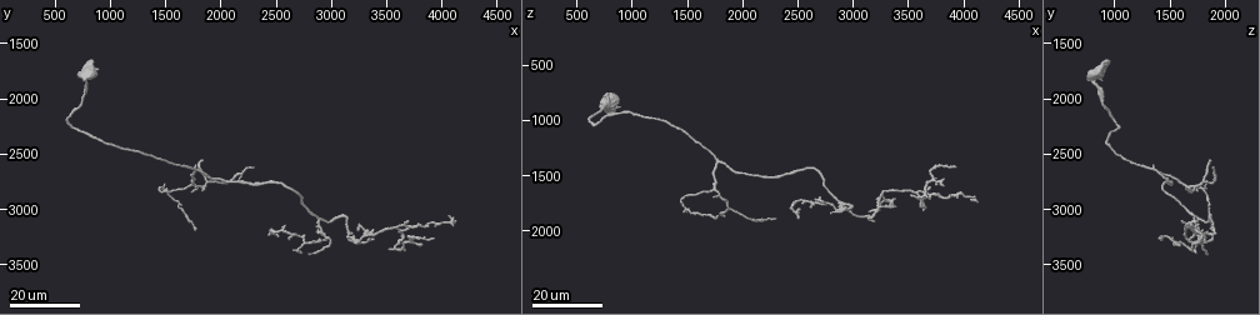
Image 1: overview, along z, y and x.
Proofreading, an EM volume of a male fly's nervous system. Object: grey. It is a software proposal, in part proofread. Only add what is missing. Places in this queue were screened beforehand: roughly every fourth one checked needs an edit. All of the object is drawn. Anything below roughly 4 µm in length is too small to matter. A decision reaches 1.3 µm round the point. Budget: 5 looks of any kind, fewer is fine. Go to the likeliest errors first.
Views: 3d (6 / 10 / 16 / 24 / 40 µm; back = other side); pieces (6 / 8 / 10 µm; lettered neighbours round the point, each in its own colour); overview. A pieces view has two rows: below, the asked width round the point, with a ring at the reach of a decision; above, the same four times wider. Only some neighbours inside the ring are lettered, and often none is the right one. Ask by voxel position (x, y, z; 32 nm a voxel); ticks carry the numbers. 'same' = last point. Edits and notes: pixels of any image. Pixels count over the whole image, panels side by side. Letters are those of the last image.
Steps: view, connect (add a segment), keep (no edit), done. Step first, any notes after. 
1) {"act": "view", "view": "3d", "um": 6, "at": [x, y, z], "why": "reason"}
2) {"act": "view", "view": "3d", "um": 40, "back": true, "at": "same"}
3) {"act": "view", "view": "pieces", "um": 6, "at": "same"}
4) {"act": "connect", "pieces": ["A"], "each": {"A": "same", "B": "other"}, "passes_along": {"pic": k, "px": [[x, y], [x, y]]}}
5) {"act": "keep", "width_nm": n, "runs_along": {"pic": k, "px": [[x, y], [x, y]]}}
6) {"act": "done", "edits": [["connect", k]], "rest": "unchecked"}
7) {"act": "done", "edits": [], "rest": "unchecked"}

{"act": "view", "view": "3d", "um": 16, "at": [2300, 2640, 1900], "why": "tapers out"}

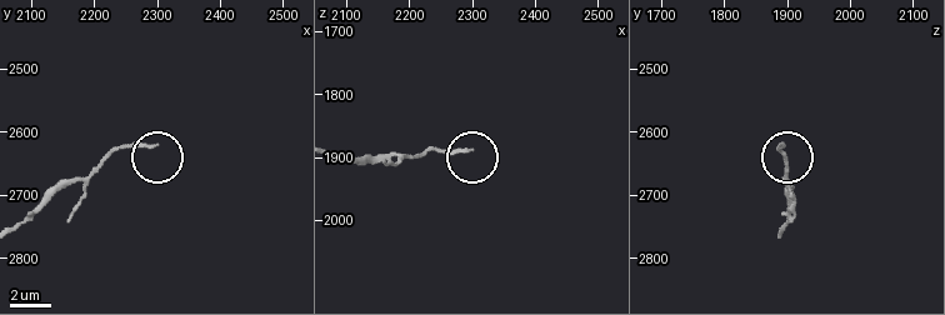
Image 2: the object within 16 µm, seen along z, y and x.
{"act": "view", "view": "3d", "um": 6, "at": [2290, 2620, 1890]}

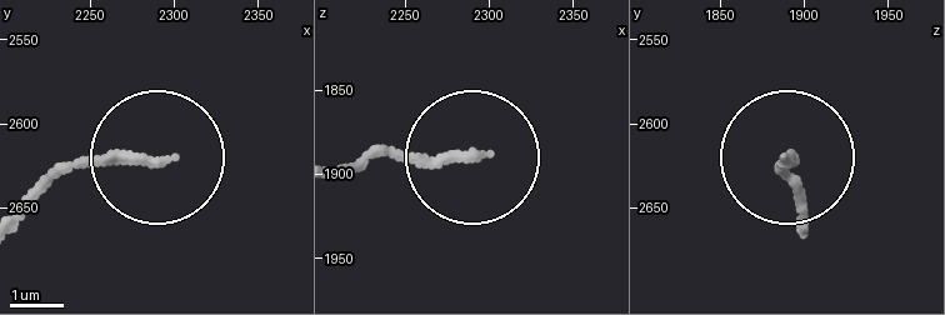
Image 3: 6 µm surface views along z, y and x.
{"act": "view", "view": "pieces", "um": 8, "at": [2292, 2624, 1890]}

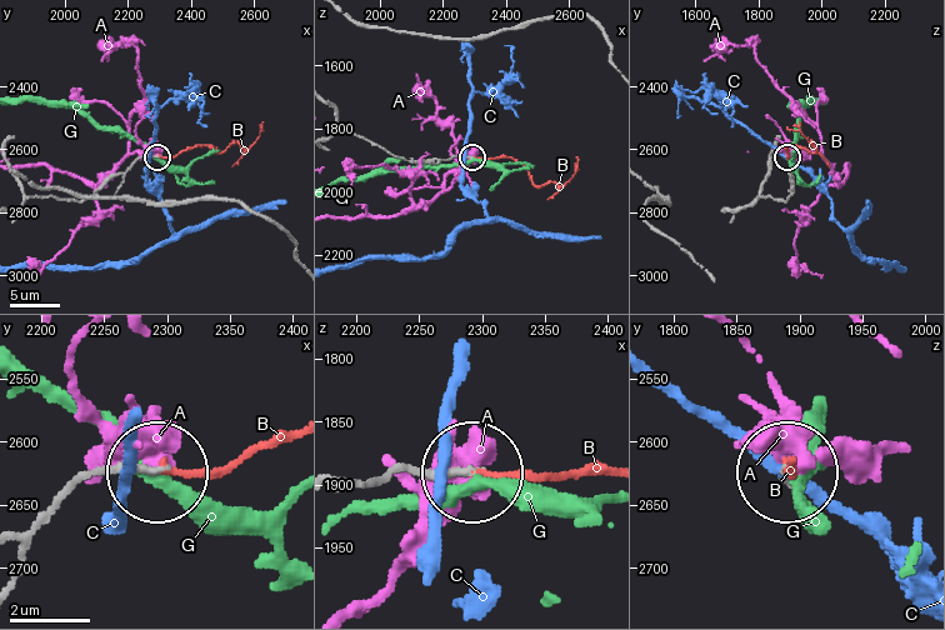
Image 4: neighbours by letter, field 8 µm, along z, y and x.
{"act": "connect", "pieces": ["B"], "each": {"A": "other", "B": "same", "C": "other", "G": "other"}, "found": "it goes on there"}

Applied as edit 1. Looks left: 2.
{"act": "view", "view": "3d", "um": 16, "at": [1820, 2540, 1880], "why": "an open end"}

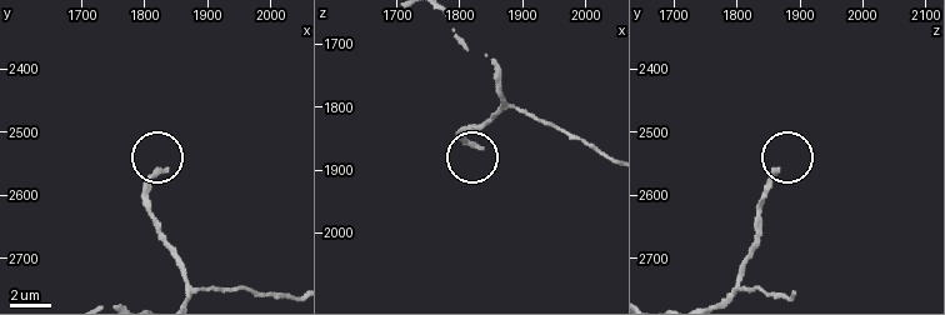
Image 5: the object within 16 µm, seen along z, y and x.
{"act": "view", "view": "pieces", "um": 10, "at": [1825, 2560, 1860]}

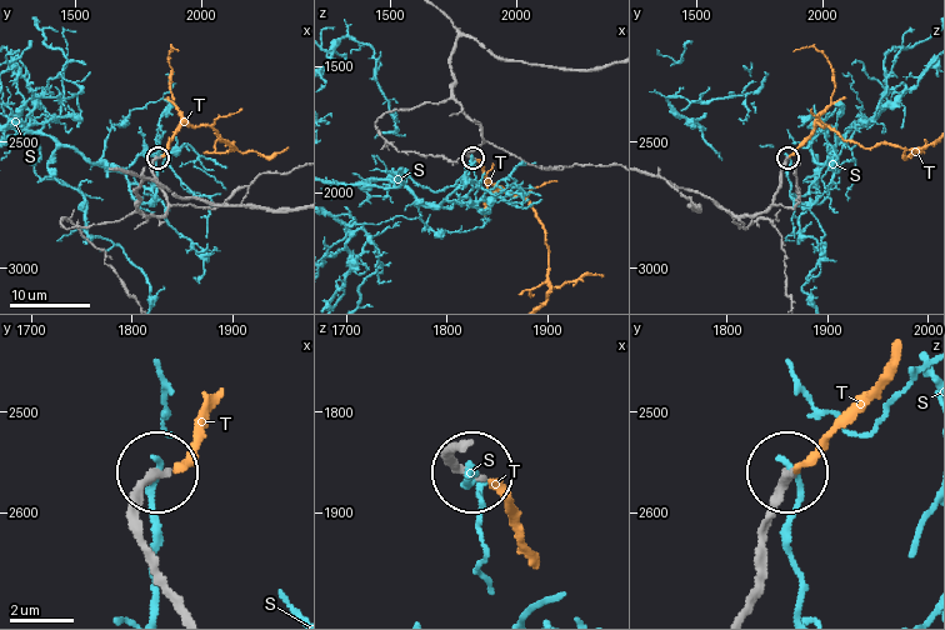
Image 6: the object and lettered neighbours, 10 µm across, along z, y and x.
{"act": "connect", "pieces": ["T"], "each": {"S": "other", "T": "same"}, "passes_along": {"pic": 6, "px": [[466, 444], [451, 458], [494, 485], [531, 546]]}, "found": "it goes on there"}

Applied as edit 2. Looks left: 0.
{"act": "done", "edits": [["connect", 4], ["connect", 6]], "rest": "unchecked"}

